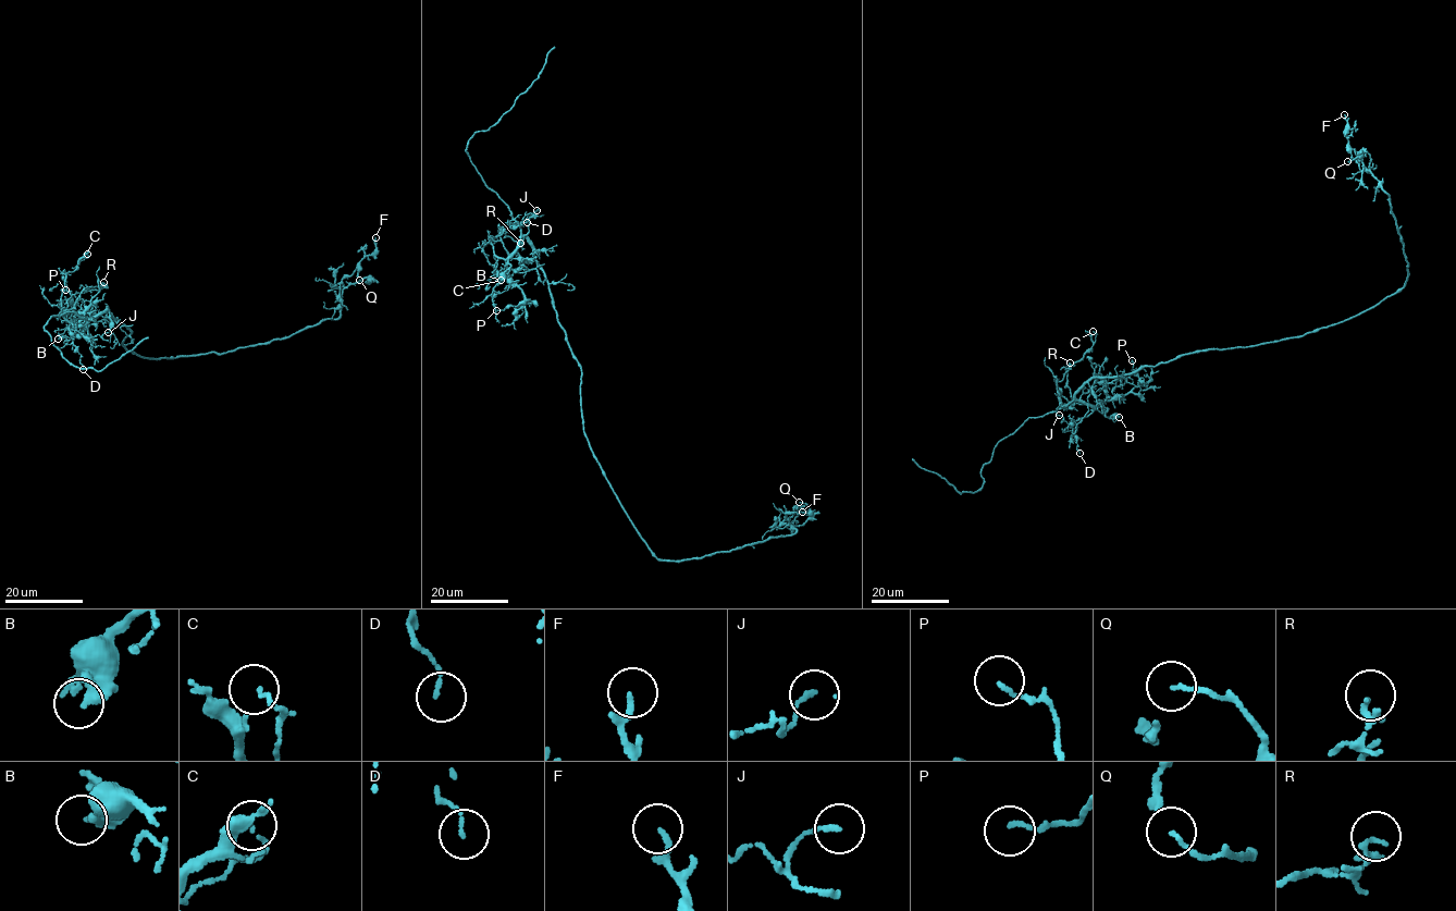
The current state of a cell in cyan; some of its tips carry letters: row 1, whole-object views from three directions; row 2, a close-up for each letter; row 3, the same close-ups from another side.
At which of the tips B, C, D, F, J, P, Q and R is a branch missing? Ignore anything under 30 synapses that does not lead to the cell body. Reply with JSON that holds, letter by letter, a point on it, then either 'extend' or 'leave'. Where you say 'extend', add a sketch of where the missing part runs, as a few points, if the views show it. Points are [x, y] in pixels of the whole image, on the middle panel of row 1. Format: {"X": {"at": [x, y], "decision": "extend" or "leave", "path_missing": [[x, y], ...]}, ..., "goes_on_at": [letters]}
{"B": {"at": [501, 280], "decision": "leave"}, "C": {"at": [501, 280], "decision": "leave"}, "D": {"at": [527, 222], "decision": "leave"}, "F": {"at": [802, 512], "decision": "leave"}, "J": {"at": [537, 210], "decision": "leave"}, "P": {"at": [496, 310], "decision": "leave"}, "Q": {"at": [799, 502], "decision": "leave"}, "R": {"at": [520, 243], "decision": "leave"}, "goes_on_at": []}

